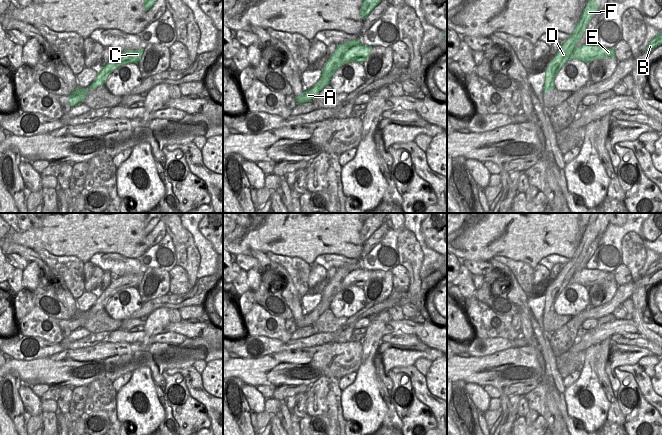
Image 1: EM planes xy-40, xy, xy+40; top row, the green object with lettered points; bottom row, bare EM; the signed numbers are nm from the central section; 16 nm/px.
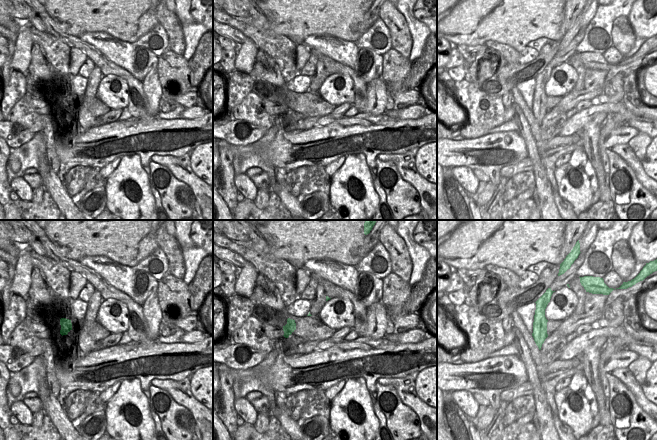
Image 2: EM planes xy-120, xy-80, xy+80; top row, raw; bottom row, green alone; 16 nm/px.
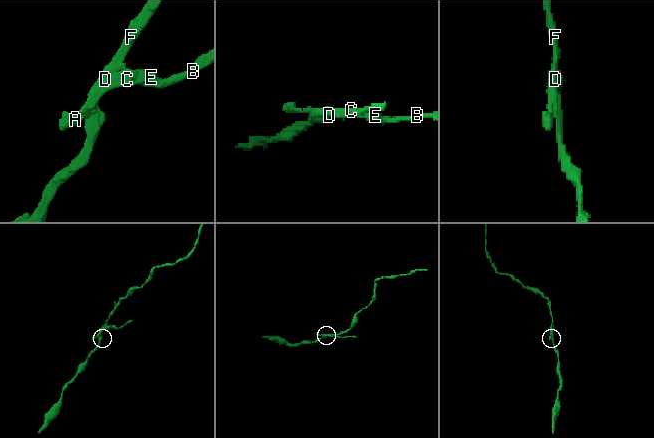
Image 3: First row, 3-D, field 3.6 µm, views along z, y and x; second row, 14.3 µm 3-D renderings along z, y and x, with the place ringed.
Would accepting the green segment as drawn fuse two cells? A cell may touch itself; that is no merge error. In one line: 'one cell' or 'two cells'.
two cells

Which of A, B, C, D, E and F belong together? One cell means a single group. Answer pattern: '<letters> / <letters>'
A B C E / D F

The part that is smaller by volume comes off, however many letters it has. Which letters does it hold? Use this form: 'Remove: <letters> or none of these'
Remove: A, B, C, E

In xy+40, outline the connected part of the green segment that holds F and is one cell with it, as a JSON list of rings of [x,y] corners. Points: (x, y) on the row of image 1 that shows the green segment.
[[[590,0],[587,2],[582,12],[581,18],[574,29],[574,32],[570,35],[570,37],[566,41],[563,41],[560,49],[556,53],[553,60],[550,62],[550,64],[560,64],[560,63],[562,64],[559,67],[558,72],[560,71],[562,66],[568,60],[570,60],[570,56],[576,49],[577,44],[580,42],[582,35],[588,26],[588,23],[590,22],[592,17],[598,12],[598,10],[599,10],[599,5],[596,2],[596,0]]]

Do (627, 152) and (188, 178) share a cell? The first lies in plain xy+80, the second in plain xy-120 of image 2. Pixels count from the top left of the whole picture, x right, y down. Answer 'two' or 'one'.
one

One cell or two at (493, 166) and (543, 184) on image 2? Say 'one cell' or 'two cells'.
two cells

